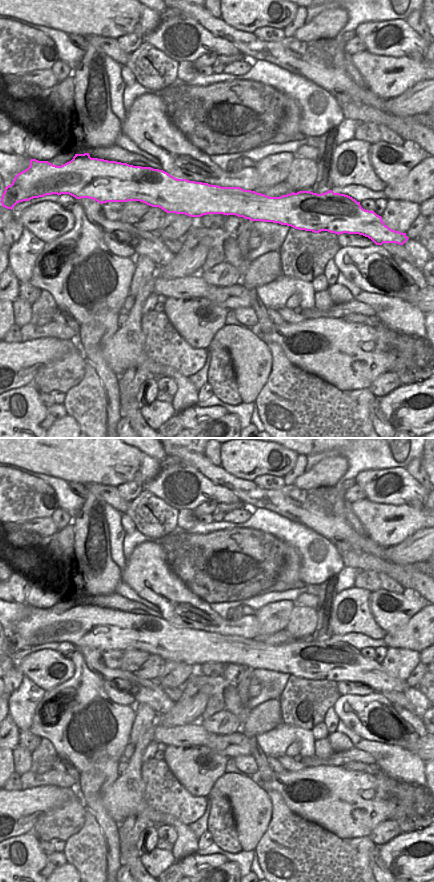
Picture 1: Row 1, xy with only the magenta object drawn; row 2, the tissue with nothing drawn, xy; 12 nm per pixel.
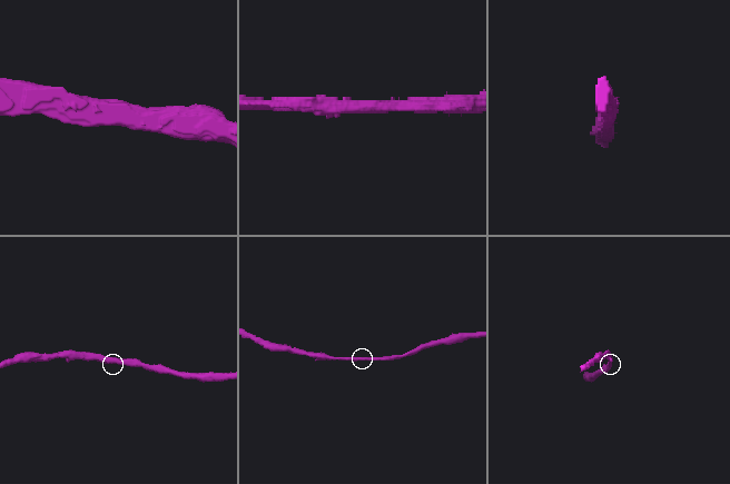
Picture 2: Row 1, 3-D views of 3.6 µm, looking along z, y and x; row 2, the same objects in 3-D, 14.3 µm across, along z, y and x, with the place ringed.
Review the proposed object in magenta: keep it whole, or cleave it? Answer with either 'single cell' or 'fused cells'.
single cell

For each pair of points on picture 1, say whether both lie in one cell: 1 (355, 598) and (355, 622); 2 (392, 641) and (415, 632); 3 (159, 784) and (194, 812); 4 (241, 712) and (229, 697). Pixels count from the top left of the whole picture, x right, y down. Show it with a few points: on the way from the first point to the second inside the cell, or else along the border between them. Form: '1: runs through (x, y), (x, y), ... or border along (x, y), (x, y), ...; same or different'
1: runs through (357, 604), (355, 616); same
2: runs through (398, 640), (409, 636); same
3: runs through (168, 793), (185, 806); same
4: runs through (238, 708), (232, 701); same

